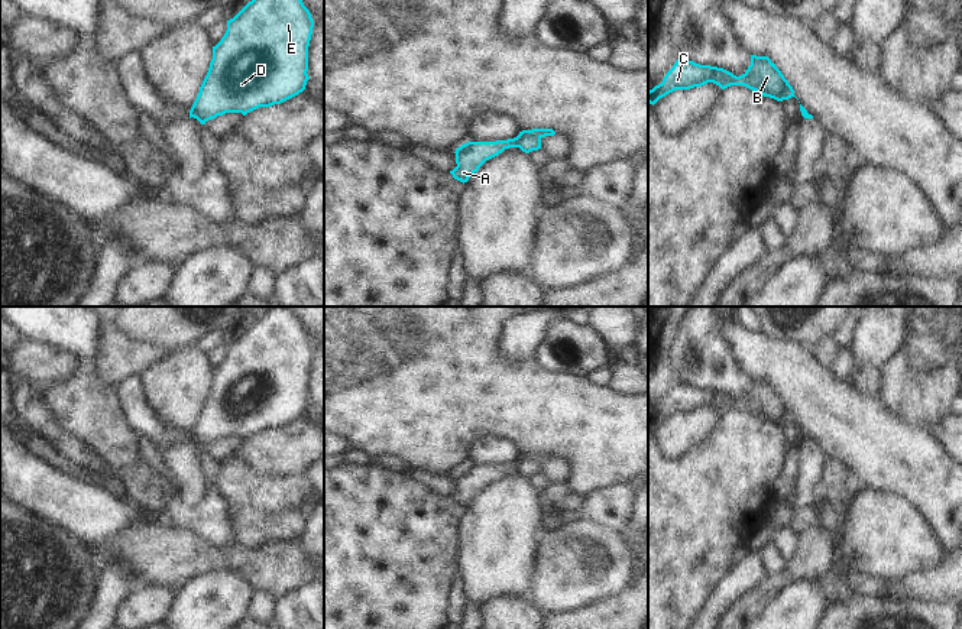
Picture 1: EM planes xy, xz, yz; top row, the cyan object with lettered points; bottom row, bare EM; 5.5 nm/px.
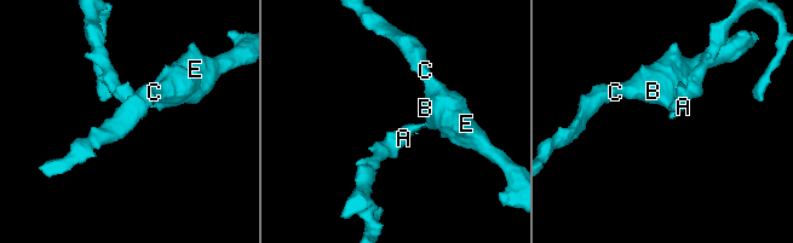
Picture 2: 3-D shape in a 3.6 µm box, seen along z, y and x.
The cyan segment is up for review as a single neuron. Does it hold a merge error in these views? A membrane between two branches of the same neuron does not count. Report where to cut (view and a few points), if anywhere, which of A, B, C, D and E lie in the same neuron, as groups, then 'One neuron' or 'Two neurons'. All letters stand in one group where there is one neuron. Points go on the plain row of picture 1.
Split along xz (515, 461), (518, 470). Groups: A / B C D E. Two neurons

